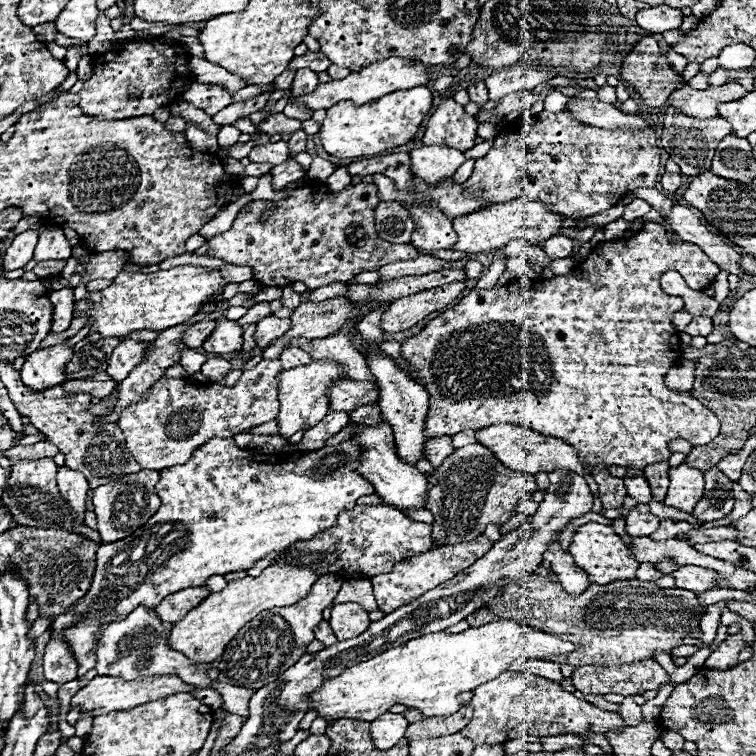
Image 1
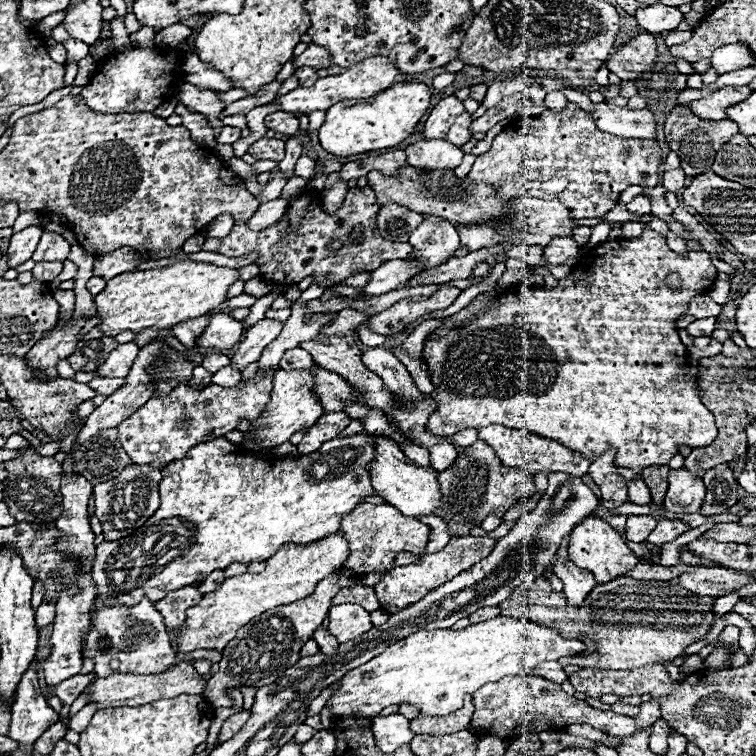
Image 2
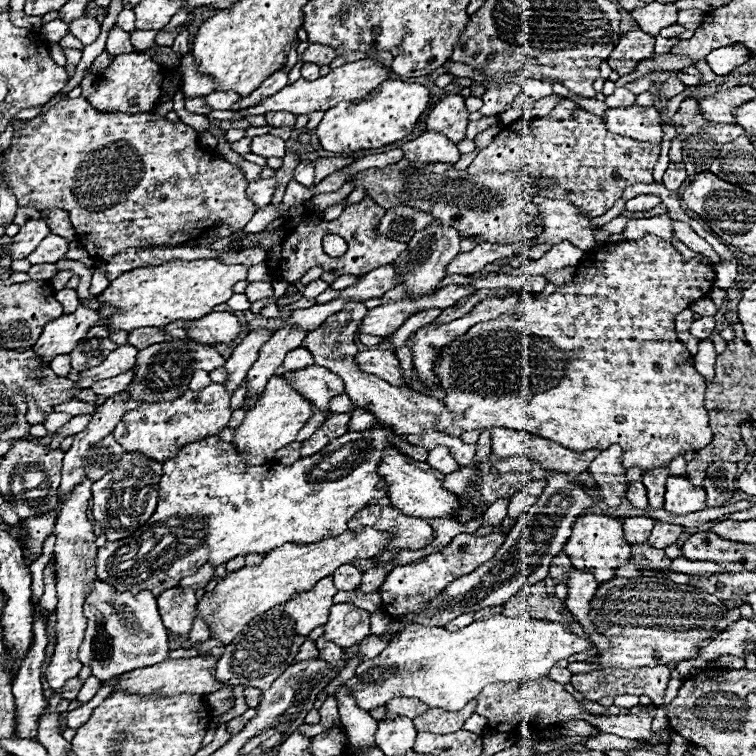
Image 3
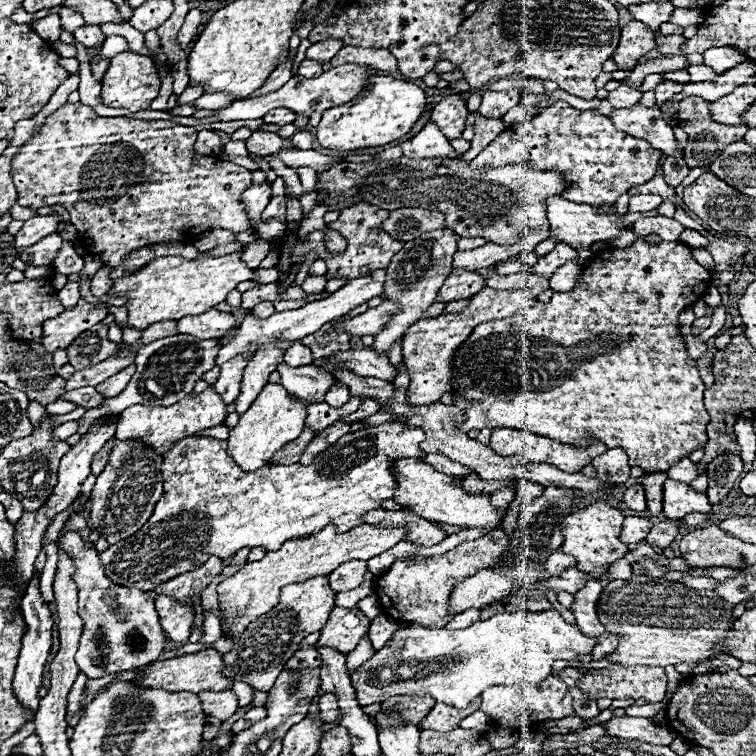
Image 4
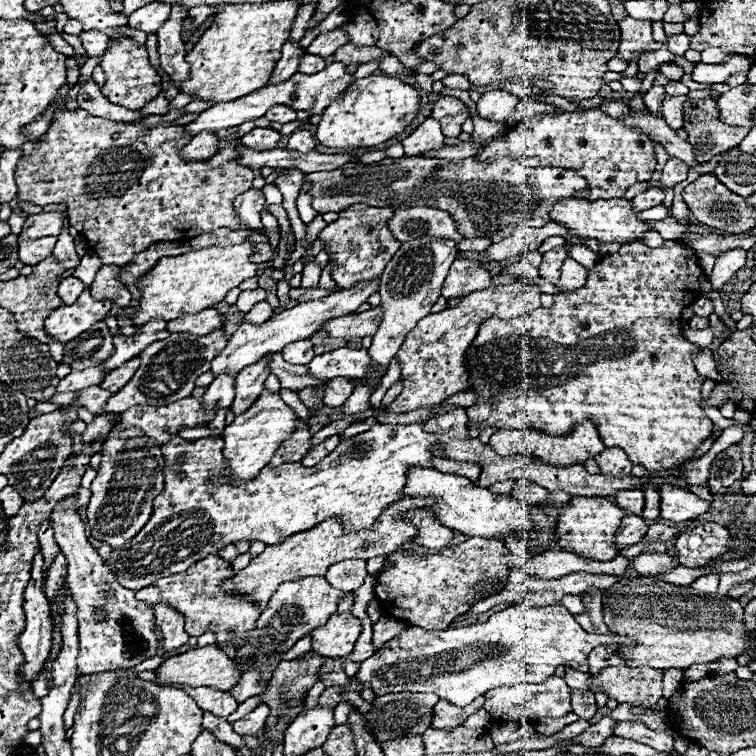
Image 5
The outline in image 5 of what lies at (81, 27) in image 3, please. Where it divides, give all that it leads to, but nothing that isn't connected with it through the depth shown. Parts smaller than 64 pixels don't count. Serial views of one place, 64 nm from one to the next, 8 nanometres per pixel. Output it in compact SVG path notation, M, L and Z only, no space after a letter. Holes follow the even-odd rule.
M82 30L78 34L78 38L84 44L84 48L86 48L86 52L88 52L90 58L92 56L102 56L104 50L106 50L106 46L108 46L108 36L106 34L96 34L96 30L92 30L92 32L84 32Z

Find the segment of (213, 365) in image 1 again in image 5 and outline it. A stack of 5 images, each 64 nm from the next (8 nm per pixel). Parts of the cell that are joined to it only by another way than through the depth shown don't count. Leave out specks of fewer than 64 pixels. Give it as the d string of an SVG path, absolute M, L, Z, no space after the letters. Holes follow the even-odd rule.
M214 330L208 336L194 336L194 334L172 334L160 342L152 342L152 346L144 348L138 358L140 358L140 370L132 376L128 386L124 386L118 394L108 398L104 412L108 414L120 414L128 410L130 406L166 406L172 404L180 398L186 398L194 390L194 382L200 374L210 370L212 358L220 354L226 346L226 336L224 330Z

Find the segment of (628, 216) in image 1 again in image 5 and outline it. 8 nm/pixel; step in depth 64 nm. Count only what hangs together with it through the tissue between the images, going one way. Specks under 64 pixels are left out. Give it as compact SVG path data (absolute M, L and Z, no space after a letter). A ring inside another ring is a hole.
M646 190L646 192L632 198L632 208L642 212L642 210L648 210L648 208L654 208L654 206L662 204L662 200L664 200L662 190Z

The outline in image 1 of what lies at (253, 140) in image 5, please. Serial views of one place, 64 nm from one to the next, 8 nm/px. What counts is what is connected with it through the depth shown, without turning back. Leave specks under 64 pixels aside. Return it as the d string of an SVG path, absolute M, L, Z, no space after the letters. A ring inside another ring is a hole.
M278 140L278 142L274 142L274 144L254 146L254 148L250 150L248 158L250 158L250 162L268 162L268 164L276 166L276 164L286 162L286 160L288 160L288 154L290 154L288 142Z

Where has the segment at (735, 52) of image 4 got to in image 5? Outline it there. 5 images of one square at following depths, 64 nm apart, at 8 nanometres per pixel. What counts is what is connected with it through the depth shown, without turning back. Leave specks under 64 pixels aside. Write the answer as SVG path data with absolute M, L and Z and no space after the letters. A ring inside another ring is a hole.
M706 48L702 52L702 62L704 64L724 64L730 56L732 56L732 52L726 52L722 48Z

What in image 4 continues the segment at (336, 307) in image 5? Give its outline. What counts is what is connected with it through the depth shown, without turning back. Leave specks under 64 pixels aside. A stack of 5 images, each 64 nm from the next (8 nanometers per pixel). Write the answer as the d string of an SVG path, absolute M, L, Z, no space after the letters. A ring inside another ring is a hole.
M376 270L376 272L372 272L372 274L364 276L364 278L354 278L352 282L348 282L346 286L342 286L338 292L330 294L330 298L326 298L326 300L316 300L316 302L310 302L310 304L306 304L302 308L296 308L296 310L276 312L270 318L256 318L252 314L246 314L246 318L242 320L240 328L236 330L236 336L232 338L232 342L228 346L220 348L216 364L222 366L224 362L228 362L234 356L238 356L238 352L252 352L254 354L260 346L266 346L266 344L276 342L276 340L302 340L304 336L314 334L316 330L320 330L322 324L340 318L348 310L352 310L352 308L368 302L374 296L382 296L384 282L386 282L386 270Z

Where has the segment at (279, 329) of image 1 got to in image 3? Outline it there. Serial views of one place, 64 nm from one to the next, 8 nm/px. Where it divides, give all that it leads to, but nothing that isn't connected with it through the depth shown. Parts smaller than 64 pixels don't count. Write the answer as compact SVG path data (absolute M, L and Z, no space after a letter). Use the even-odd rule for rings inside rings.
M260 328L260 330L252 330L232 352L232 356L226 360L226 370L228 370L228 382L224 384L224 388L228 392L234 392L242 378L246 376L248 368L252 366L252 362L256 362L260 346L264 346L264 342L268 342L268 338L274 332L270 332L268 328Z

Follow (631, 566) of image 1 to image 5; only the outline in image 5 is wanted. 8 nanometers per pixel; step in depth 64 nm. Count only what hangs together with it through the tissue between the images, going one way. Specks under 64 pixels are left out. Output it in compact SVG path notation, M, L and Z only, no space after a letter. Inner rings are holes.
M576 496L562 508L562 514L558 516L558 528L562 532L572 532L572 536L562 536L560 546L566 552L578 554L580 558L588 558L596 562L614 560L620 554L620 548L614 542L616 530L620 526L620 518L624 518L624 510L614 506L610 500L600 496L592 496L592 498Z

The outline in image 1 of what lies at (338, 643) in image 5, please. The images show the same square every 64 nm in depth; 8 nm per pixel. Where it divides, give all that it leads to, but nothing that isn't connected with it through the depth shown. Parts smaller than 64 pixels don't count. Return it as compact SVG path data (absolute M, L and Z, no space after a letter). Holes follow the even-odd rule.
M346 602L346 604L336 604L332 608L330 626L338 640L348 640L368 630L370 618L368 618L368 612L360 604Z

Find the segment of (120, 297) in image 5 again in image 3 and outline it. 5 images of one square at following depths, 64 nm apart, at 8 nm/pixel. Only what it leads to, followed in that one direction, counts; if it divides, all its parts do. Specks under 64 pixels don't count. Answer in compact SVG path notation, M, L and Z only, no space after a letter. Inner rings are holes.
M96 270L96 272L94 272L94 276L92 276L92 282L90 282L90 288L88 288L88 290L90 290L90 294L92 294L92 296L98 296L100 292L104 292L104 290L106 290L106 286L108 286L108 284L110 284L110 282L106 280L104 272L98 272L98 270Z

